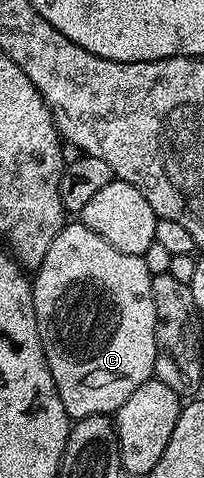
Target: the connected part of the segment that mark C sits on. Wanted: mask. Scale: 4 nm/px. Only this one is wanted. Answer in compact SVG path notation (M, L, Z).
M68 221L63 229L57 232L53 244L49 244L49 252L45 252L45 260L39 265L39 269L34 271L31 295L33 296L33 308L35 309L35 319L39 329L43 355L47 361L49 372L53 376L53 384L61 396L61 404L65 404L65 412L68 418L78 420L94 414L114 415L115 411L121 408L121 404L125 404L125 400L129 400L129 396L133 396L135 389L154 375L157 312L153 308L151 273L140 255L117 252L117 248L113 248L113 244L101 240L101 236L97 236L97 232L93 232L89 227L83 225L82 221Z

